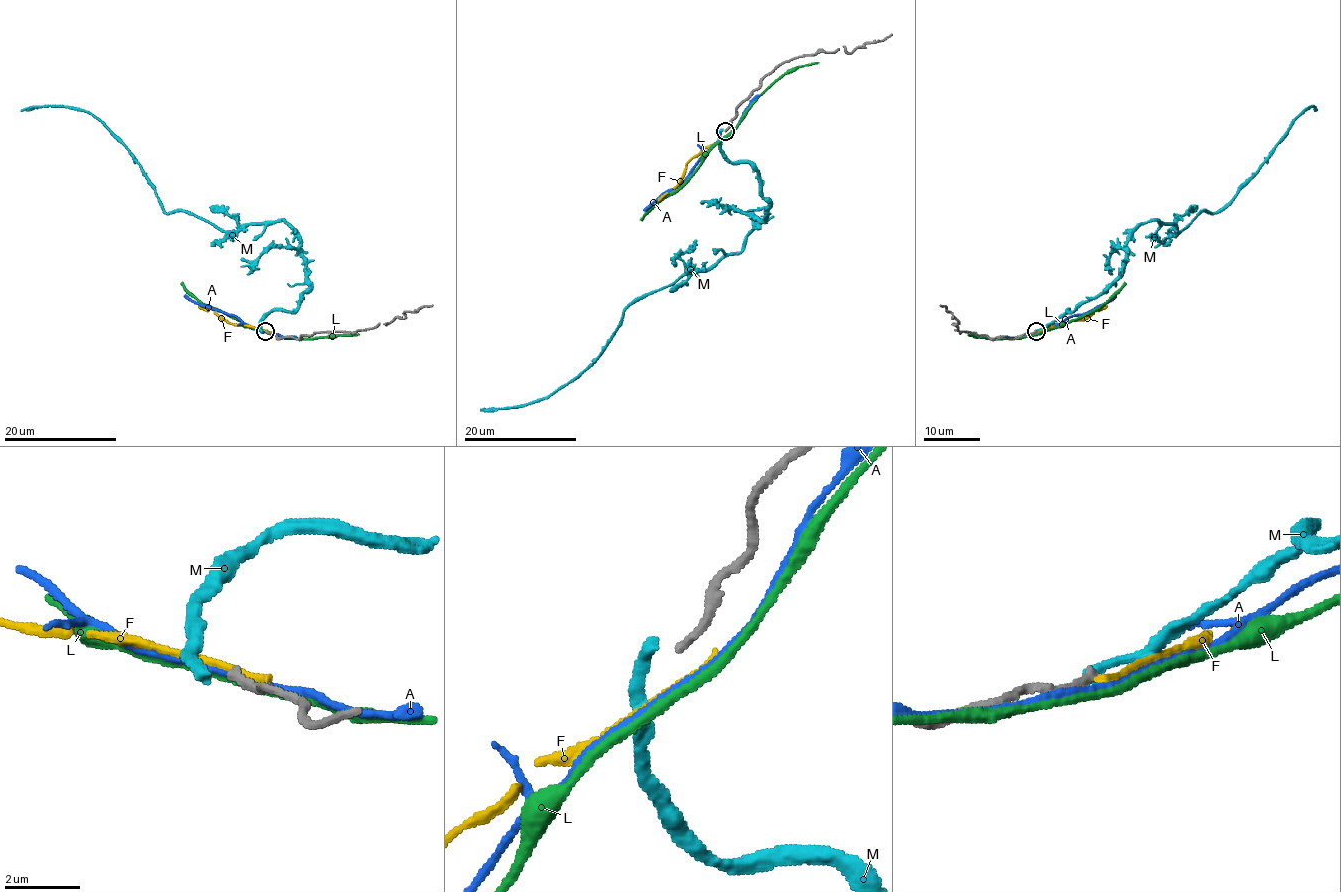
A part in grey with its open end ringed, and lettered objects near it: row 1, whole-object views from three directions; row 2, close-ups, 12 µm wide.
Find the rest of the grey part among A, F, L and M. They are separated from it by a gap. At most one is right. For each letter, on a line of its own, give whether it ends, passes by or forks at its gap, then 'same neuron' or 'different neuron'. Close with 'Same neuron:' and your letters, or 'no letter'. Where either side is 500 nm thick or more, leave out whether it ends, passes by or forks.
A: it passes by; different neuron
F: it ends; different neuron
L: it passes by; different neuron
M: it ends; different neuron
Same neuron: no letter

